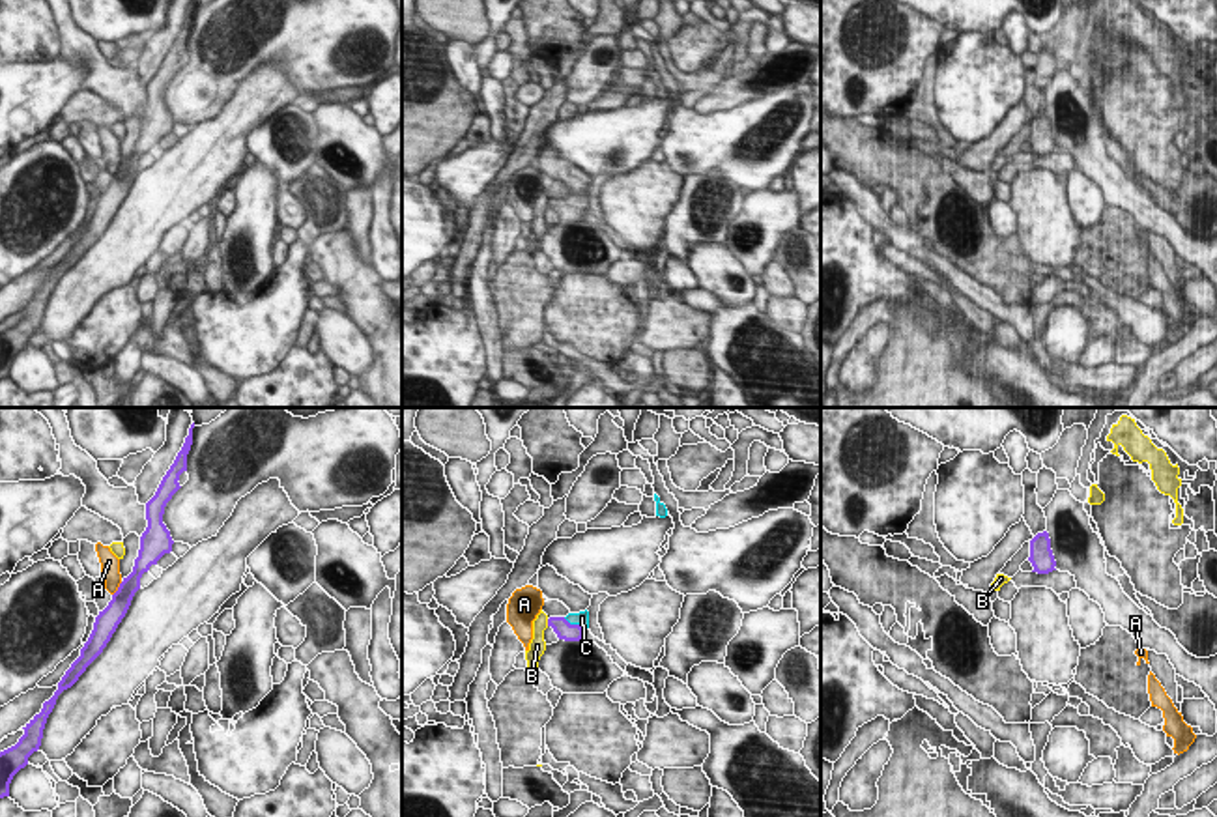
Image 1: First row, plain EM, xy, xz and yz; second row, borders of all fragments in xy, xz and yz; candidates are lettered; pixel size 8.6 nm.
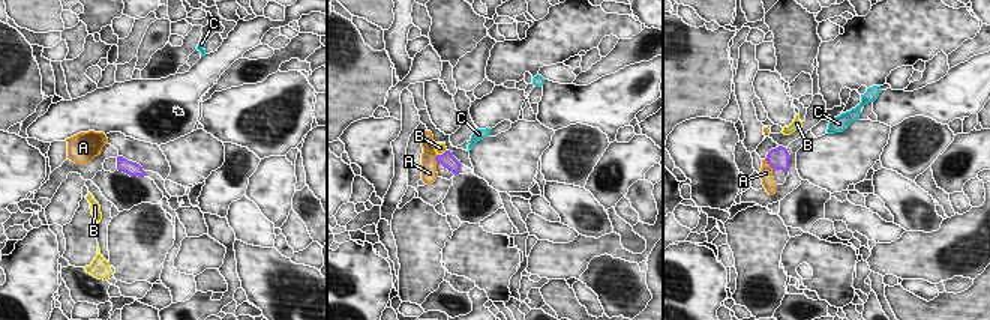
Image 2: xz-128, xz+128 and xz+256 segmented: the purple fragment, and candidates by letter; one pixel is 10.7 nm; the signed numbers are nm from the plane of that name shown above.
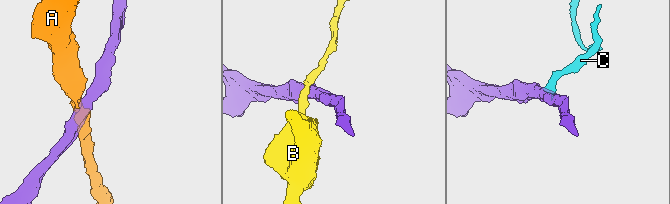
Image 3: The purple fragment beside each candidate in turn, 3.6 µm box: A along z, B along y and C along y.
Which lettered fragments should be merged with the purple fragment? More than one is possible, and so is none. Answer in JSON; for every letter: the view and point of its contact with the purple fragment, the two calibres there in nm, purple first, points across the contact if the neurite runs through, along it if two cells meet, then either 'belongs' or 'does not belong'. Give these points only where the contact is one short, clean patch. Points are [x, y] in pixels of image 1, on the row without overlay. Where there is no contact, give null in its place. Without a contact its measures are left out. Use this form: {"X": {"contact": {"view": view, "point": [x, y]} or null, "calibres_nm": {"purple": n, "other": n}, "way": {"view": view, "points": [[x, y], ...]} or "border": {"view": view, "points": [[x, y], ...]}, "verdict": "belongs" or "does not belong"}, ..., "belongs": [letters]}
{"A": {"contact": {"view": "xy", "point": [118, 171]}, "calibres_nm": {"purple": 180, "other": 160}, "border": {"view": "xy", "points": [[122, 163], [113, 176]]}, "verdict": "does not belong"}, "B": {"contact": {"view": "xz", "point": [548, 204]}, "calibres_nm": {"purple": 160, "other": 140}, "border": {"view": "xz", "points": [[546, 200], [548, 206]]}, "verdict": "does not belong"}, "C": {"contact": {"view": "xz", "point": [576, 206]}, "calibres_nm": {"purple": 160, "other": 120}, "way": {"view": "xz", "points": [[561, 208], [576, 206], [582, 199]]}, "verdict": "belongs"}, "belongs": ["C"]}

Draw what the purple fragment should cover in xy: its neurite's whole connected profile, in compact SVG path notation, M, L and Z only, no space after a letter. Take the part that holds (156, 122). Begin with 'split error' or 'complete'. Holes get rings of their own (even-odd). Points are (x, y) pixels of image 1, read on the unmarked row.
complete | M194 4L191 6L189 17L185 19L185 24L174 45L163 58L155 77L146 84L148 108L140 118L140 131L138 138L135 140L133 153L123 159L108 187L95 198L93 211L80 230L80 237L65 252L54 277L45 282L41 294L22 308L24 316L19 320L19 323L0 333L0 380L9 378L9 365L13 357L24 350L28 346L28 338L39 331L47 299L56 286L58 277L79 262L86 249L103 234L110 222L118 206L125 198L135 174L140 170L142 155L148 153L151 146L157 146L165 135L172 133L174 122L163 105L163 95L166 84L181 69L178 62L179 56L187 52L187 36L193 26L193 9Z

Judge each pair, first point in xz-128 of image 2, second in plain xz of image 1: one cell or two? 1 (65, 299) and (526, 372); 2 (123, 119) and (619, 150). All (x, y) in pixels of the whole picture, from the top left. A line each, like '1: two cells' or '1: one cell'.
1: two cells
2: one cell

